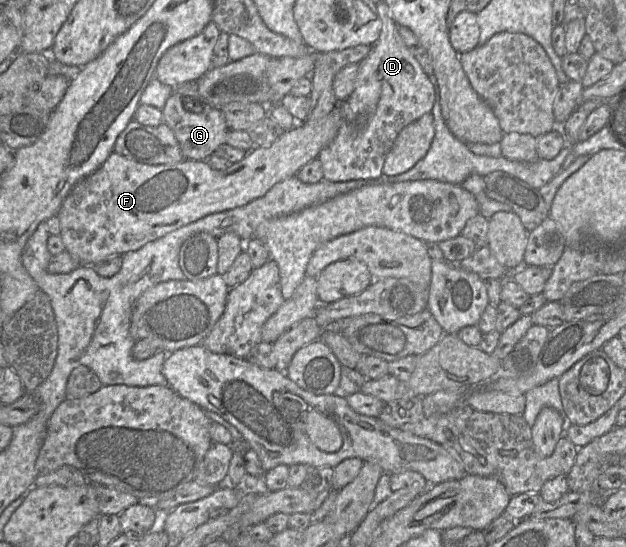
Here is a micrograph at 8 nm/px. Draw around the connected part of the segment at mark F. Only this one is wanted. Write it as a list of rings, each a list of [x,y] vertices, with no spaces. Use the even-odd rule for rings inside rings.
[[[337,104],[326,117],[296,124],[269,146],[254,147],[242,160],[225,170],[211,168],[206,160],[148,165],[112,151],[96,171],[80,180],[70,190],[56,213],[65,251],[79,265],[94,266],[109,257],[136,251],[145,244],[207,215],[246,205],[265,195],[275,184],[295,176],[305,164],[317,158],[320,151],[334,140],[341,124],[342,115]]]

